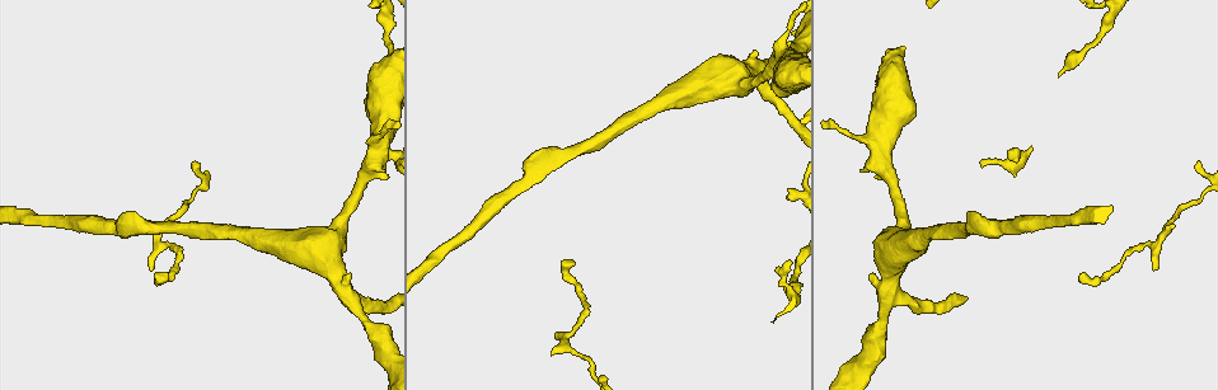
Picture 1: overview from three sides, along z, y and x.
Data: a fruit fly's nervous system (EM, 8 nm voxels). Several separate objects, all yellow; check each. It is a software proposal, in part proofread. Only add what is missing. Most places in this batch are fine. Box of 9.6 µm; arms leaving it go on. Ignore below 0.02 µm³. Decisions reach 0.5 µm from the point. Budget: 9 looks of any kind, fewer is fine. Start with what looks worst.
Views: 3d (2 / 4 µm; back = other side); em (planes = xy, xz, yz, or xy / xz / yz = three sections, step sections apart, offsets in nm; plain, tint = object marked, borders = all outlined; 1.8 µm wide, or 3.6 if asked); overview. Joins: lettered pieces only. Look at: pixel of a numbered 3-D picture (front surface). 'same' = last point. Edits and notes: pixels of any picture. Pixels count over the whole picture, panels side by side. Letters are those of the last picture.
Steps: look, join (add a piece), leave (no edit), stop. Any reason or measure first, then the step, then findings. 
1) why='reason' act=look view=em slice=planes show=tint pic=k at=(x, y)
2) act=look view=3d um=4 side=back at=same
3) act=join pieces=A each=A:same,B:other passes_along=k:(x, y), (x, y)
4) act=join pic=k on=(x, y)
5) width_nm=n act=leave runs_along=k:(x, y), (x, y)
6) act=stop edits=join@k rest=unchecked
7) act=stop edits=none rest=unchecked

why='branch stops here' act=look view=em slice=yz step=16 show=borders pic=1 at=(1159, 268)

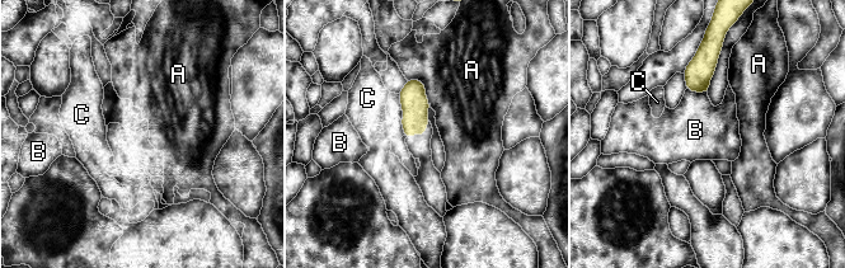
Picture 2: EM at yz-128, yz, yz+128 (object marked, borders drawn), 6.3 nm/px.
act=look view=em slice=planes show=borders at=same

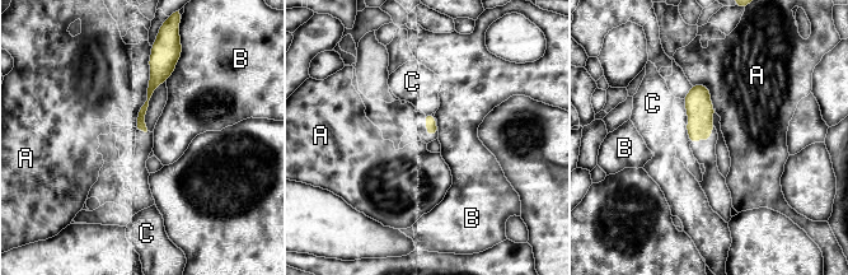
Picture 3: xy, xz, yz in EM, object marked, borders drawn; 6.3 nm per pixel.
longest_contact=A:480nm act=leave each=A:other,B:other,C:other found='none of them fits'

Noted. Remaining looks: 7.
why='thick turns thin' act=look view=3d um=4 pic=1 at=(386, 20)

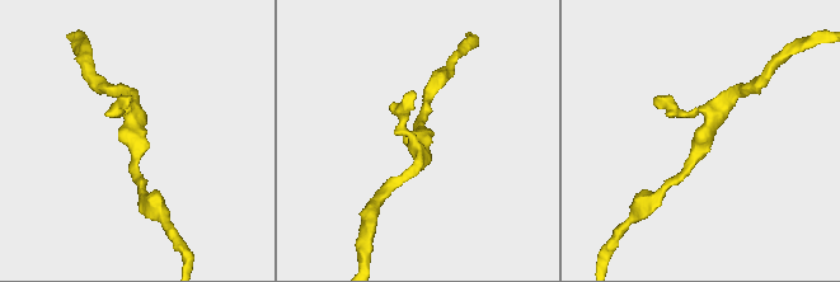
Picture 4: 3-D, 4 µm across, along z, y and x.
arms=3 act=look view=em slice=planes show=tint pic=4 at=(702, 136)

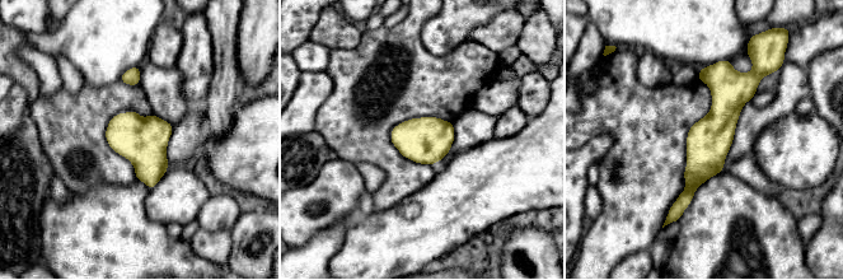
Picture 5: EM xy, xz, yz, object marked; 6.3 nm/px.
act=look view=em slice=planes show=borders at=same

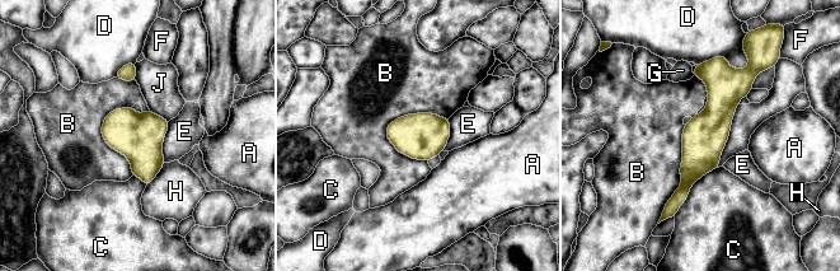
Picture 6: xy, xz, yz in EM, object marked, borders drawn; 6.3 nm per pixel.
act=leave each=A:other,B:other,C:other,D:other,E:other,F:other,G:other,H:other,J:other runs_along=6:(722, 60), (721, 110), (676, 205) found='none of them fits'

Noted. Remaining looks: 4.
why='calibre changes' act=look view=3d um=4 pic=1 at=(327, 263)

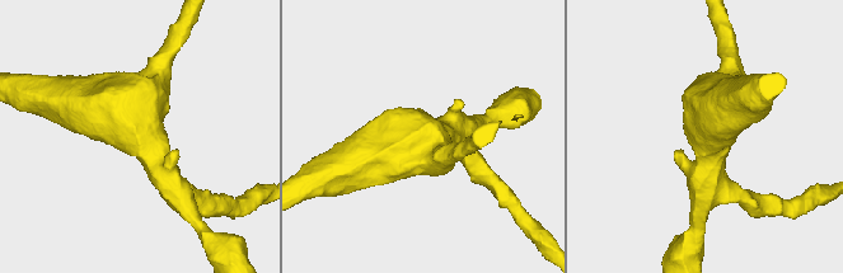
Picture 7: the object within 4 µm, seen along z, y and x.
act=look view=em um=3.6 slice=yz step=16 show=borders pic=7 at=(142, 130)

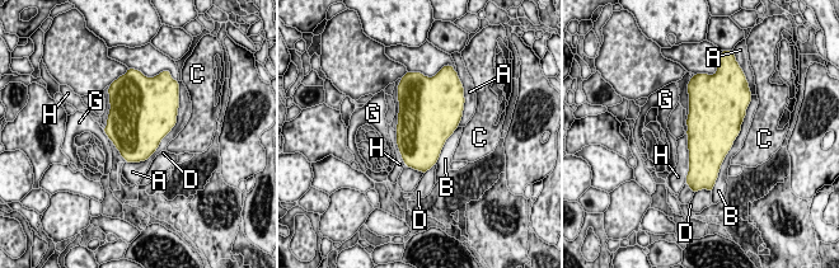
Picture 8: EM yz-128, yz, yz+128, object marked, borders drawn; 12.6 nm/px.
act=look view=em um=3.6 slice=planes show=borders at=same

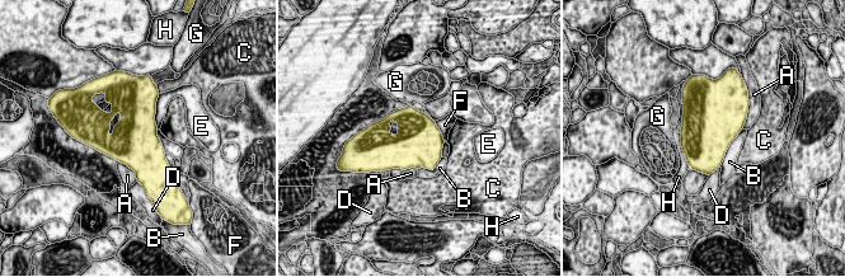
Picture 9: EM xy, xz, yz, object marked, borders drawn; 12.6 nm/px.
longest_contact=B:550nm act=leave each=A:other,B:other,C:other,D:other,E:other,F:other,G:other,H:other border=9:(679, 134), (681, 150), (689, 167) found='none of them fits'

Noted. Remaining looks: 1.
act=look view=em um=3.6 slice=planes show=borders pic=1 at=(197, 162)

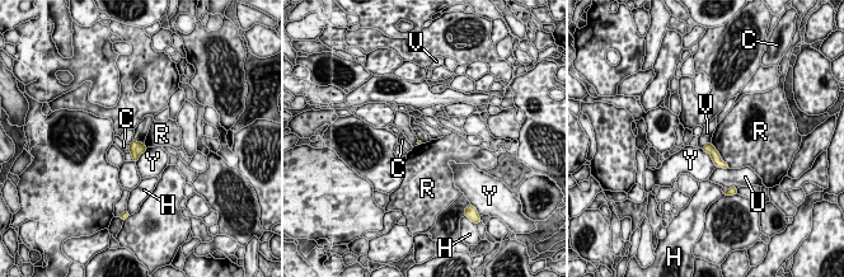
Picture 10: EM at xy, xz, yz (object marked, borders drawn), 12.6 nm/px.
longest_contact=R:420nm act=leave each=C:other,H:other,R:other,U:other,V:other,Y:other border=10:(134, 139), (144, 144) found='no lettered piece goes on from it'

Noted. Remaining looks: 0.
act=stop edits=none rest=unchecked

